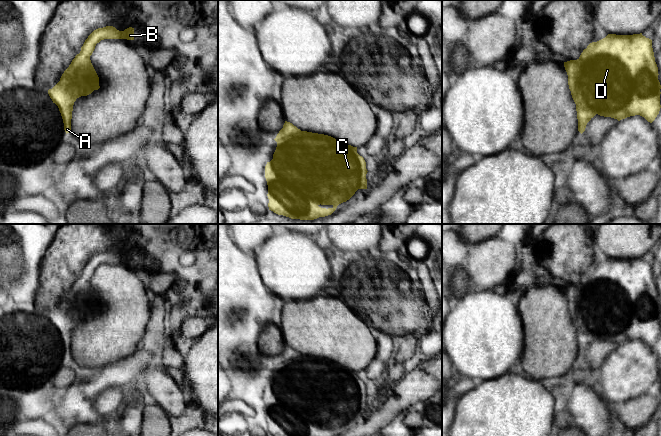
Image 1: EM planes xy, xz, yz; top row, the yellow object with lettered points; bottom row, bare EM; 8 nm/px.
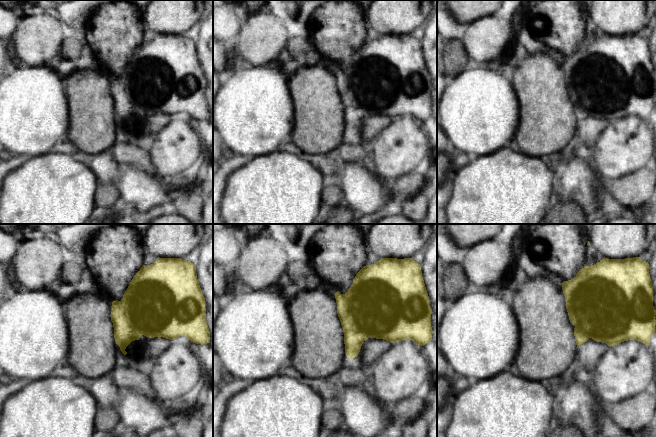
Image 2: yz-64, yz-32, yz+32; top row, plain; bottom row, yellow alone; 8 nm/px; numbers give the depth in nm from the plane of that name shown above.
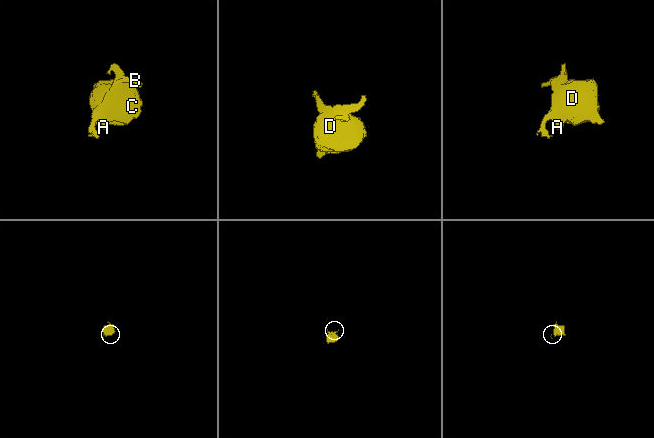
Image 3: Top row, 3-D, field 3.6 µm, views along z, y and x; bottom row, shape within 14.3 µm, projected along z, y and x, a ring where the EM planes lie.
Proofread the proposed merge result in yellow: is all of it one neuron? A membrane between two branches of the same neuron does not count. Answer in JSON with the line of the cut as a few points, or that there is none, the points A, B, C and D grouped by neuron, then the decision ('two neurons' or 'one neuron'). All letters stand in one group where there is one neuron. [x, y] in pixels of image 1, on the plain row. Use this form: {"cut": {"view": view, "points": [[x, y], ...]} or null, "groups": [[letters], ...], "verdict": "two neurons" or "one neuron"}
{"cut": null, "groups": [["A", "B", "C", "D"]], "verdict": "one neuron"}

